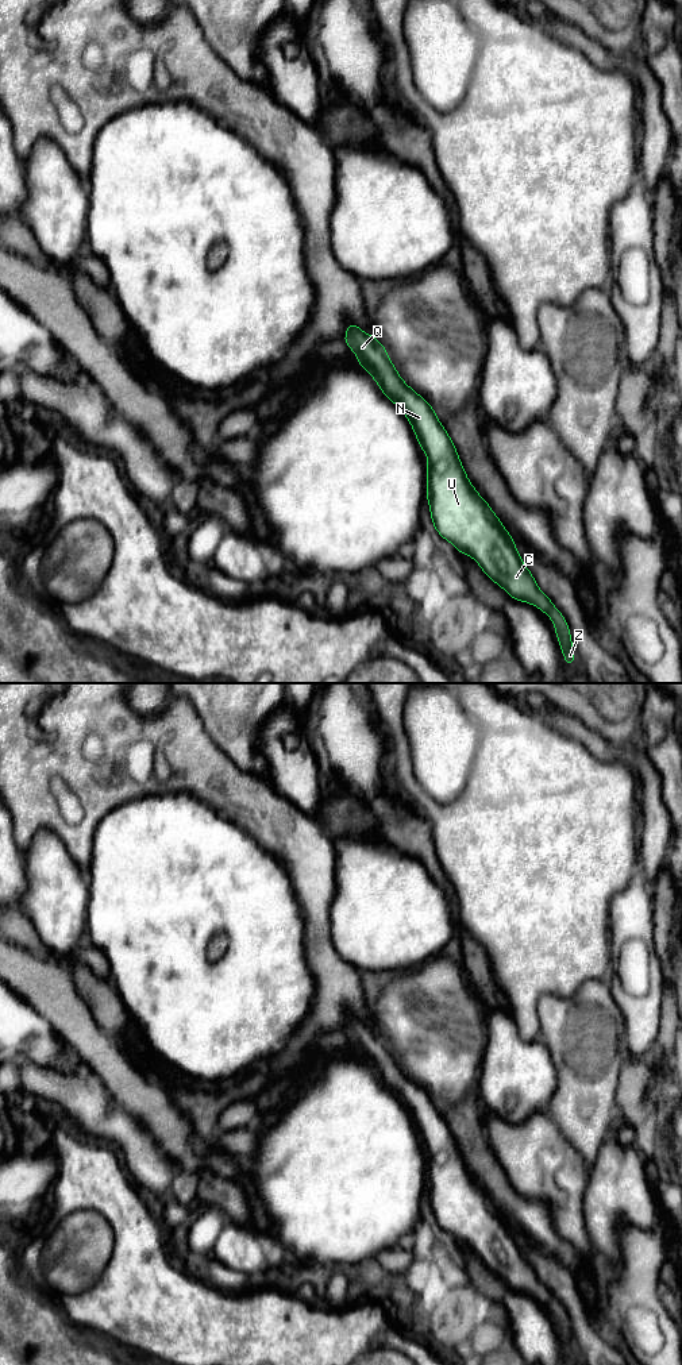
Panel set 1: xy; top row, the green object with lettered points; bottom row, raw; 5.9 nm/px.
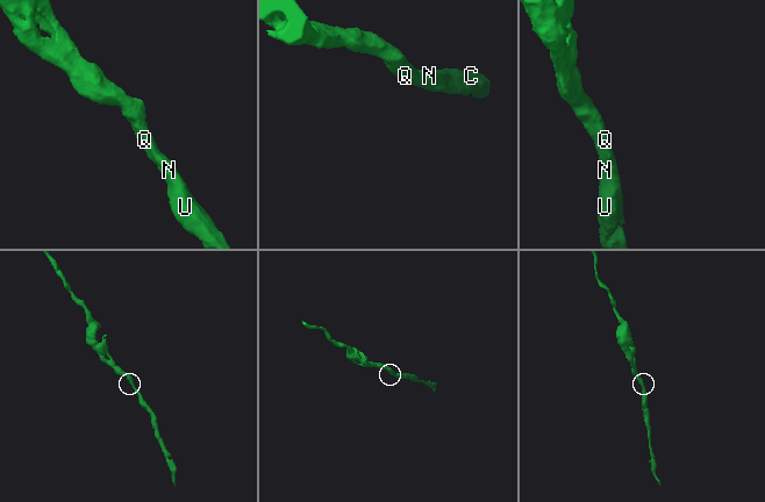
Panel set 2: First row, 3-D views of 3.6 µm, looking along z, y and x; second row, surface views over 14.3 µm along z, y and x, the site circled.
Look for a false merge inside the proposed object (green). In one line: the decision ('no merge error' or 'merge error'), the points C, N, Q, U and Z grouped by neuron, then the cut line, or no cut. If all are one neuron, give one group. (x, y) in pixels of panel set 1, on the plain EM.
no merge error; groups C N Q U Z; cut none

